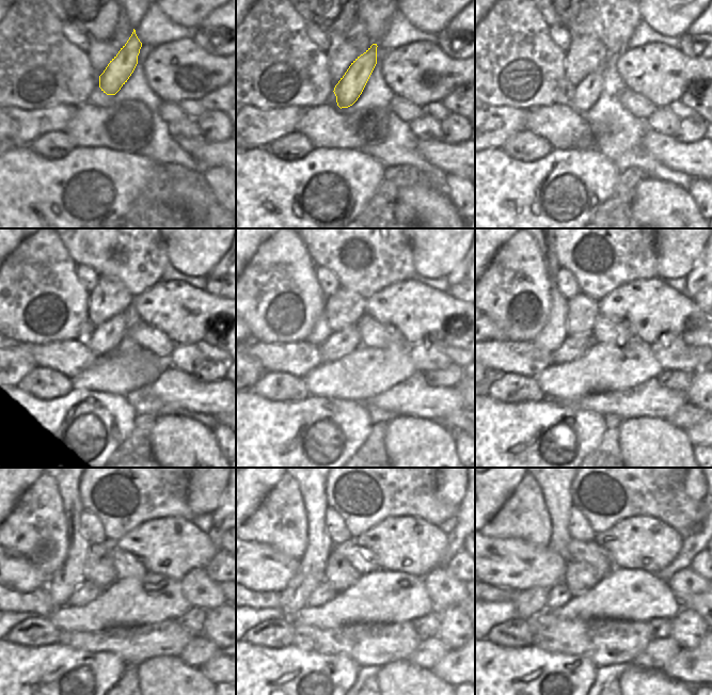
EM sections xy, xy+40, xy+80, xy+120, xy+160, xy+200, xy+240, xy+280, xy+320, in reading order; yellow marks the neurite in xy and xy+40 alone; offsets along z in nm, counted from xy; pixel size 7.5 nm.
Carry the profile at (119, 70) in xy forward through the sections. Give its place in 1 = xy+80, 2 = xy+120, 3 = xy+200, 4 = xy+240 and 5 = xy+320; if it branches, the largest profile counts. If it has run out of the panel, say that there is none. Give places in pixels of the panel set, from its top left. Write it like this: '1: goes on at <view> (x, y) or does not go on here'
1: goes on at xy+80 (583, 96)
2: goes on at xy+120 (106, 337)
3: goes on at xy+200 (575, 345)
4: goes on at xy+240 (89, 590)
5: goes on at xy+320 (559, 594)

